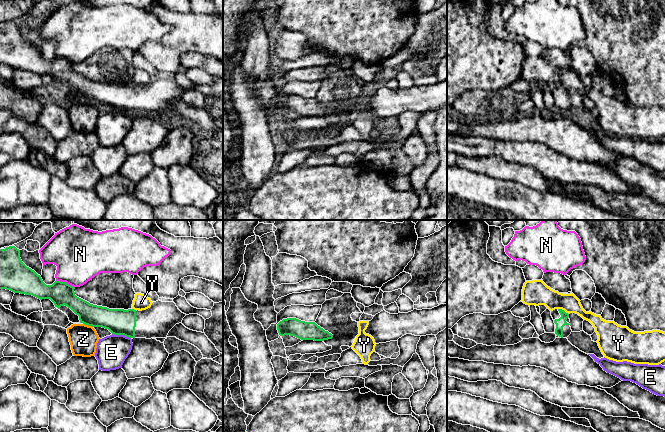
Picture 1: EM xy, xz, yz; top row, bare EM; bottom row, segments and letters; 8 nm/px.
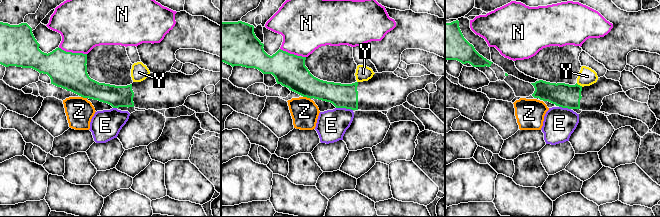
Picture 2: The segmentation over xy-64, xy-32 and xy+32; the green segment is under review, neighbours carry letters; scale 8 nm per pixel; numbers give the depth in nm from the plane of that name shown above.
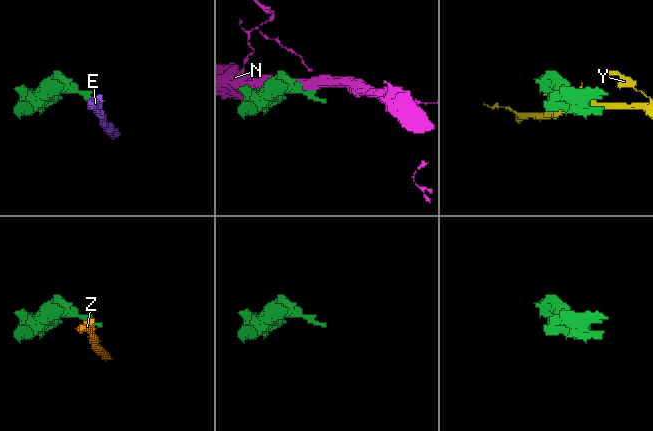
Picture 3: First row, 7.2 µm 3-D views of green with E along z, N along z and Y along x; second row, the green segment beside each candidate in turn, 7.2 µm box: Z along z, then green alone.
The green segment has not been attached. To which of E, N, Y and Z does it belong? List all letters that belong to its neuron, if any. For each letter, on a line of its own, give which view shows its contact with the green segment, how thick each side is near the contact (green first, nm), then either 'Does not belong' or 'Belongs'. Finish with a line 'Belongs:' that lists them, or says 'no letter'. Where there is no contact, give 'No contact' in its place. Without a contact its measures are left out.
E: Touches green in xy. Thickness 200 nm (green) against 260 nm. Does not belong
N: Touches green in xy. Thickness 190 nm (green) against 420 nm. Does not belong
Y: Touches green in yz. Thickness 80 nm (green) against 190 nm. Does not belong
Z: Touches green in xy. Thickness 200 nm (green) against 220 nm. Does not belong
Belongs: no letter

